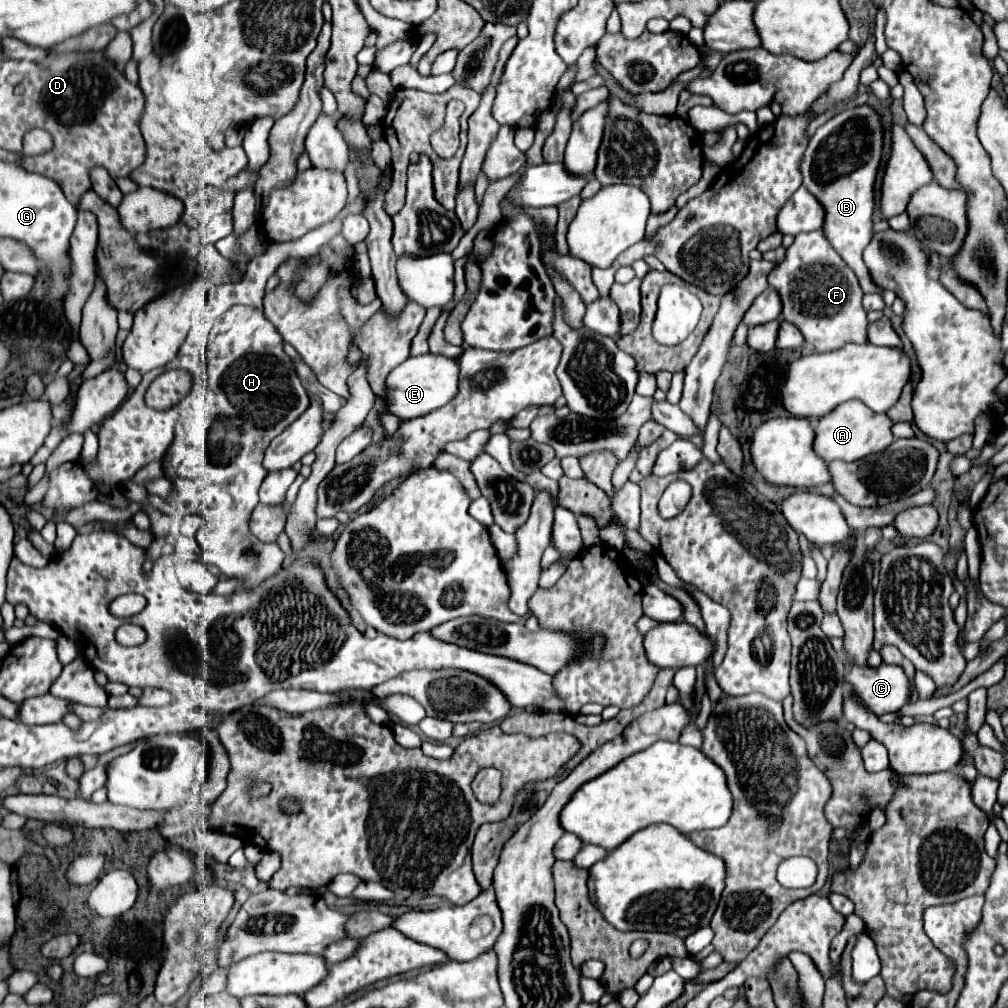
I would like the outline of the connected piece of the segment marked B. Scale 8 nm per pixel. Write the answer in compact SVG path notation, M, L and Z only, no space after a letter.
M870 105L850 107L814 133L800 171L804 187L824 205L824 237L838 251L838 255L852 267L864 293L880 289L872 283L870 271L862 261L862 251L872 239L872 213L874 213L874 179L882 155L882 123Z

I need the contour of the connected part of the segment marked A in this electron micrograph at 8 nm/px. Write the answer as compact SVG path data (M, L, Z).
M846 401L844 405L838 405L836 409L832 409L832 413L824 415L818 421L816 441L814 441L816 455L820 455L820 459L824 459L828 463L834 459L856 461L866 455L880 453L894 441L890 429L892 429L892 421L888 415L874 413L862 401Z

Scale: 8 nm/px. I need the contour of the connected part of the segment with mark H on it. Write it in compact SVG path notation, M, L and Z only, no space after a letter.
M234 305L224 315L220 315L214 323L214 329L210 331L206 347L206 365L210 381L208 395L214 401L208 417L208 427L200 429L198 421L176 423L174 441L168 447L166 457L162 459L164 477L174 483L174 495L170 497L170 505L176 507L180 513L200 513L206 519L204 527L198 531L198 545L204 551L206 563L216 565L226 577L242 579L244 591L254 589L266 577L274 575L284 563L284 553L278 543L262 543L248 531L248 517L260 501L258 489L268 473L262 467L266 447L310 405L308 393L294 369L294 363L284 353L282 345L284 339L260 309Z

